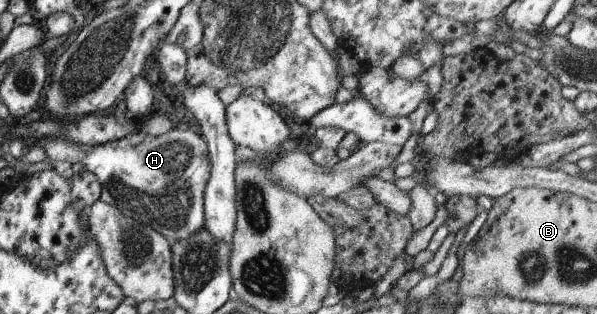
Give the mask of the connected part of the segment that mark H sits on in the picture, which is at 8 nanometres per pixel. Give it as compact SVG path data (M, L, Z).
M172 127L155 137L143 133L123 135L117 141L95 147L81 147L63 137L39 139L26 145L43 149L47 155L45 160L81 163L85 171L93 173L99 180L99 200L152 227L170 245L185 241L204 227L203 194L211 161L202 136L185 127Z

